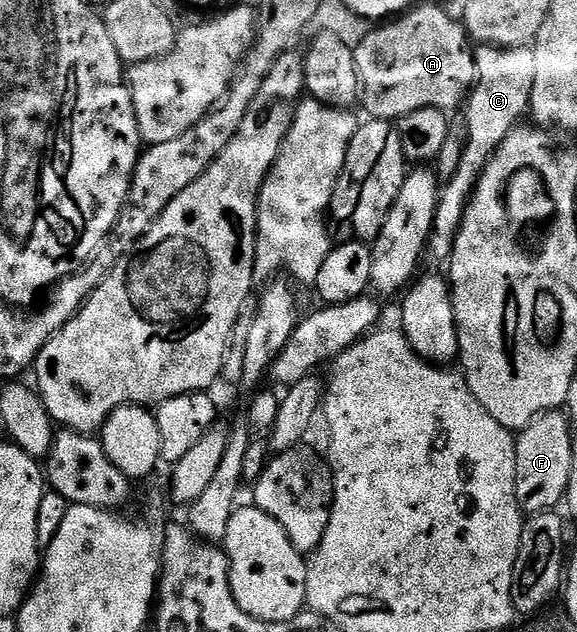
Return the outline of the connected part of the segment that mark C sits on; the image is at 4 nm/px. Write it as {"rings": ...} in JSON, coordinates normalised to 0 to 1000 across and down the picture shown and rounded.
{"rings":[[[837,71],[827,76],[821,98],[828,122],[821,127],[821,138],[815,142],[815,152],[804,166],[808,231],[790,277],[783,277],[783,283],[764,294],[752,342],[752,367],[747,369],[742,383],[744,405],[749,403],[766,415],[778,408],[780,399],[787,394],[787,380],[804,347],[808,324],[821,309],[839,264],[853,252],[867,226],[873,226],[879,214],[889,204],[896,204],[913,184],[922,157],[922,130],[929,114],[929,87],[924,76],[865,78],[856,71]]]}

